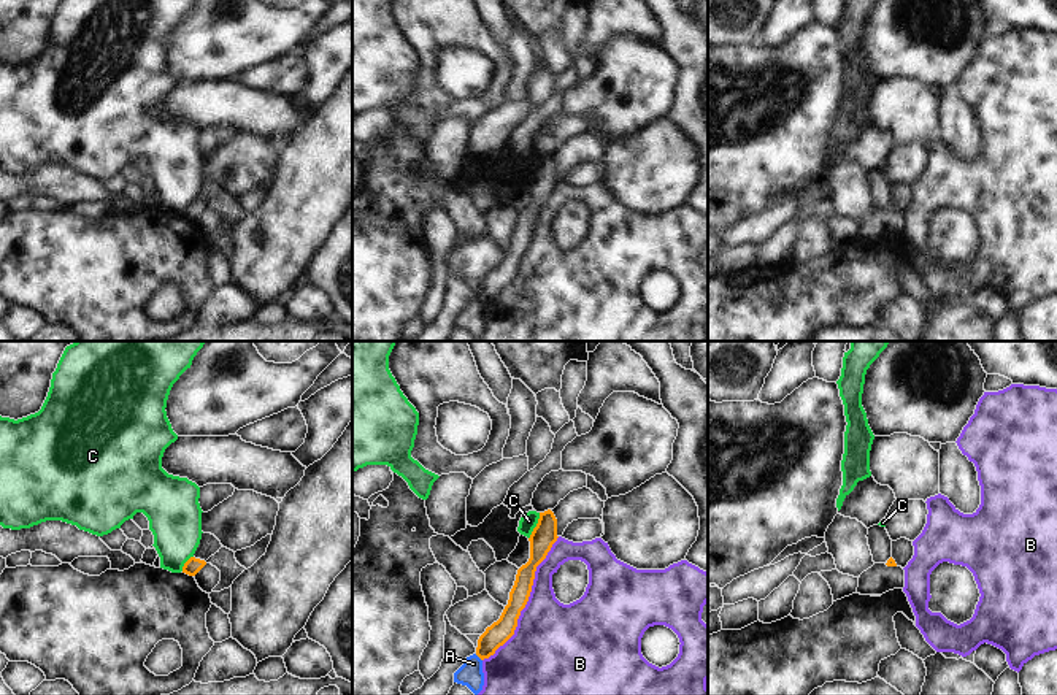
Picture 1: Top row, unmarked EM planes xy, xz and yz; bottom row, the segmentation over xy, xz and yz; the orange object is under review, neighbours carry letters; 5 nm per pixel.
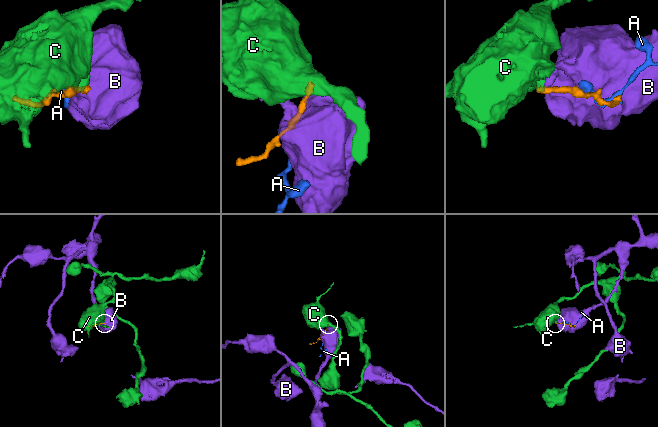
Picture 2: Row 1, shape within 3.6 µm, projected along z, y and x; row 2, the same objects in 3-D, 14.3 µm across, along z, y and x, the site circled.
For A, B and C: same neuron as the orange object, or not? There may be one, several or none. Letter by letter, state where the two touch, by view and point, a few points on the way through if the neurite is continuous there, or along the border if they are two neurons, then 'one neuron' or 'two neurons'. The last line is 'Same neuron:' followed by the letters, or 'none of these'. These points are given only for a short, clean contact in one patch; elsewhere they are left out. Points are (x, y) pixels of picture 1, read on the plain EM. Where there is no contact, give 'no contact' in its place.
A: meets orange in xz at (478, 300); border along xz (475, 299), (481, 305); two neurons
B: meets orange in xz at (527, 245); two neurons
C: meets orange in xz at (537, 170); border along xz (540, 157), (529, 183); two neurons
Same neuron: none of these

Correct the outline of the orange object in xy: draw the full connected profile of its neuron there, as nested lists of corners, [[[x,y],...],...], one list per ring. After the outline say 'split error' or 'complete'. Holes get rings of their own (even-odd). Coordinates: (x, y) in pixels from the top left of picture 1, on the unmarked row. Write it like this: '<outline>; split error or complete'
[[[202,178],[200,189],[195,198],[184,208],[183,217],[195,221],[206,209],[206,205],[219,197],[221,192],[222,189],[214,179]]]; split error

